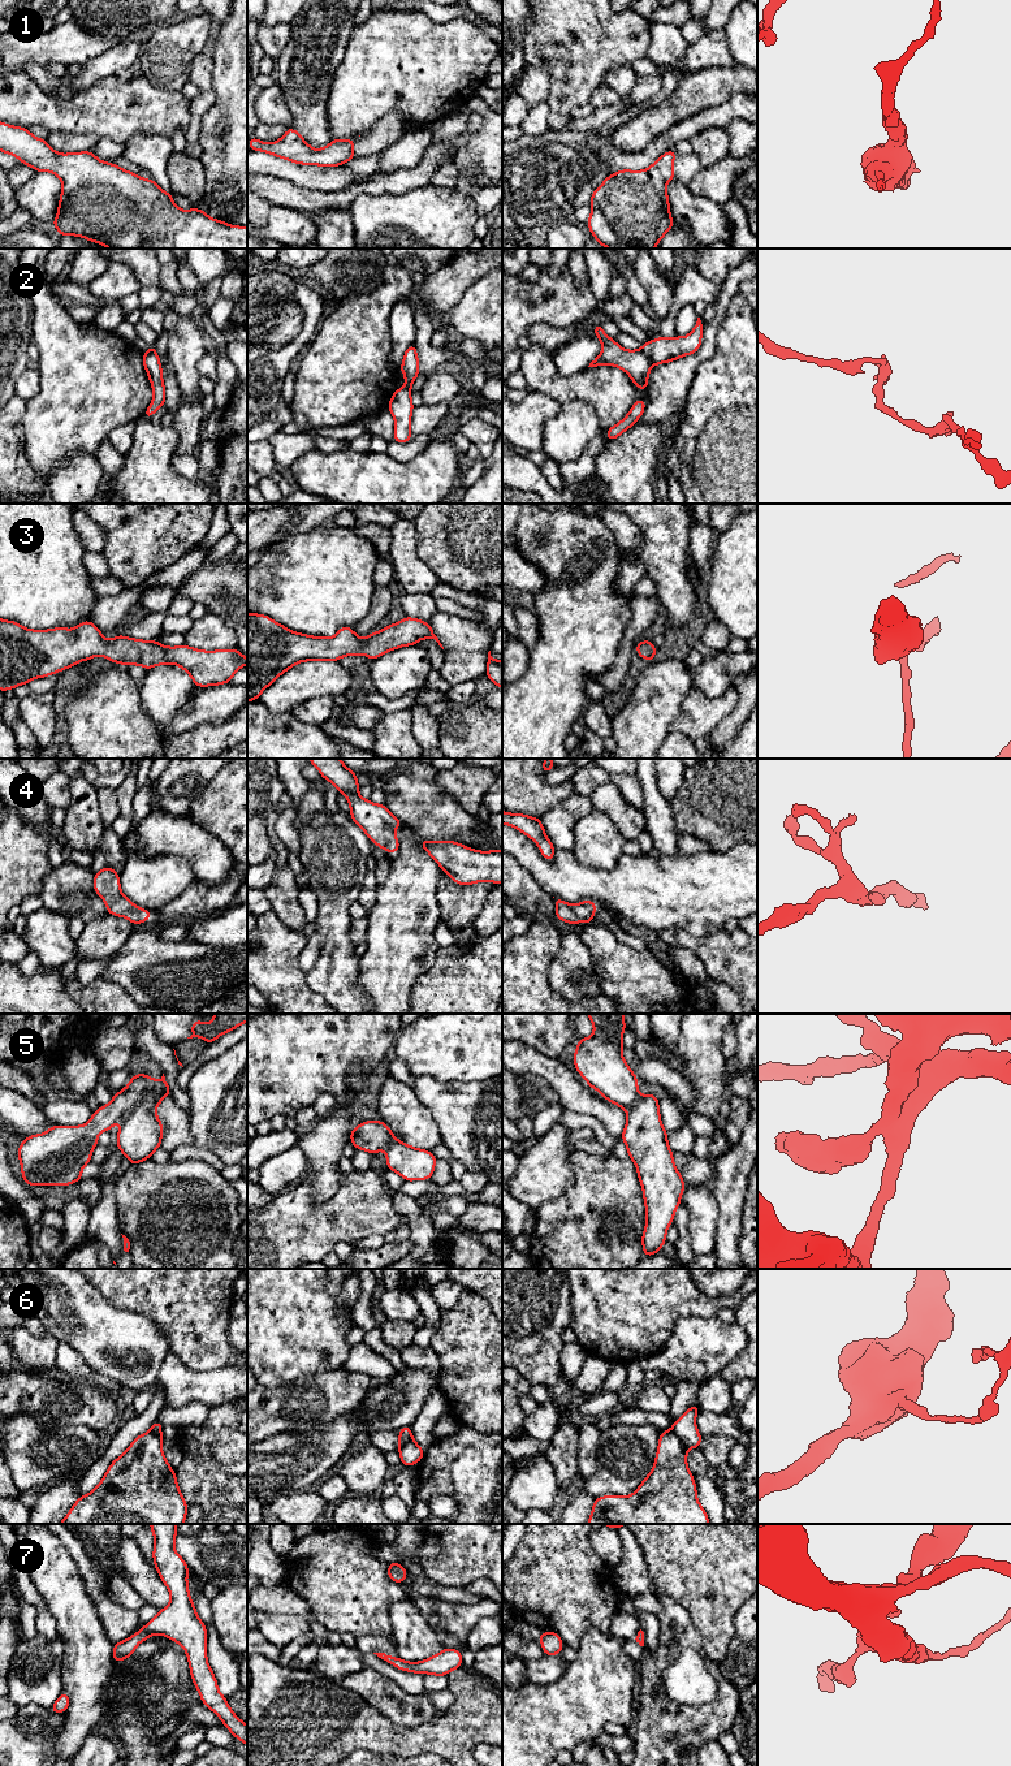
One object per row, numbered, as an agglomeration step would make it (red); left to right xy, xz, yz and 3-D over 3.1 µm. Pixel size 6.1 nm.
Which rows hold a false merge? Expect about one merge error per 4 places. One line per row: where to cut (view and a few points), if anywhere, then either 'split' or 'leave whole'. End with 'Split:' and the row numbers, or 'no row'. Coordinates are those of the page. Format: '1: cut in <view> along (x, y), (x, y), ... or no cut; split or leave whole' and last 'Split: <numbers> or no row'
1: no cut; leave whole
2: cut in yz along (640, 349), (651, 362); split
3: no cut; leave whole
4: no cut; leave whole
5: cut in xy along (154, 1080), (138, 1104), (122, 1118); split
6: cut in yz along (670, 1429), (687, 1449); split
7: no cut; leave whole
Split: 2, 5, 6

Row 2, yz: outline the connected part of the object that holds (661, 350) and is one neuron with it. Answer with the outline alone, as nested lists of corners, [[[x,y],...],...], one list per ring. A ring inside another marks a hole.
[[[697,318],[690,334],[671,338],[660,336],[656,340],[643,344],[640,350],[653,366],[669,363],[684,355],[695,354],[701,345],[703,331],[704,324]]]

